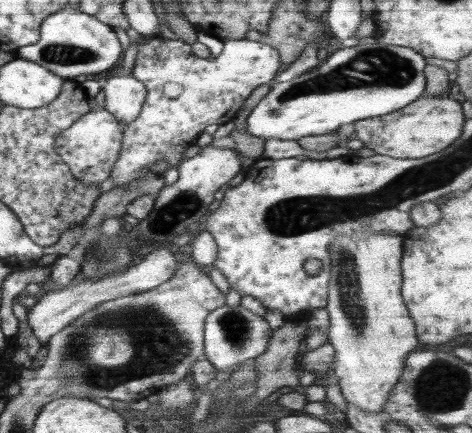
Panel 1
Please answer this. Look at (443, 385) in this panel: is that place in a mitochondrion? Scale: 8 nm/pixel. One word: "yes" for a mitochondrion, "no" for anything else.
yes

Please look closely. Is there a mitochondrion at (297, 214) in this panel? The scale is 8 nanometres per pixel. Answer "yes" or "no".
yes

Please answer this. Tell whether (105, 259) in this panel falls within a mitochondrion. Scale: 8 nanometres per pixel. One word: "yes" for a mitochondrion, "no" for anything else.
yes

